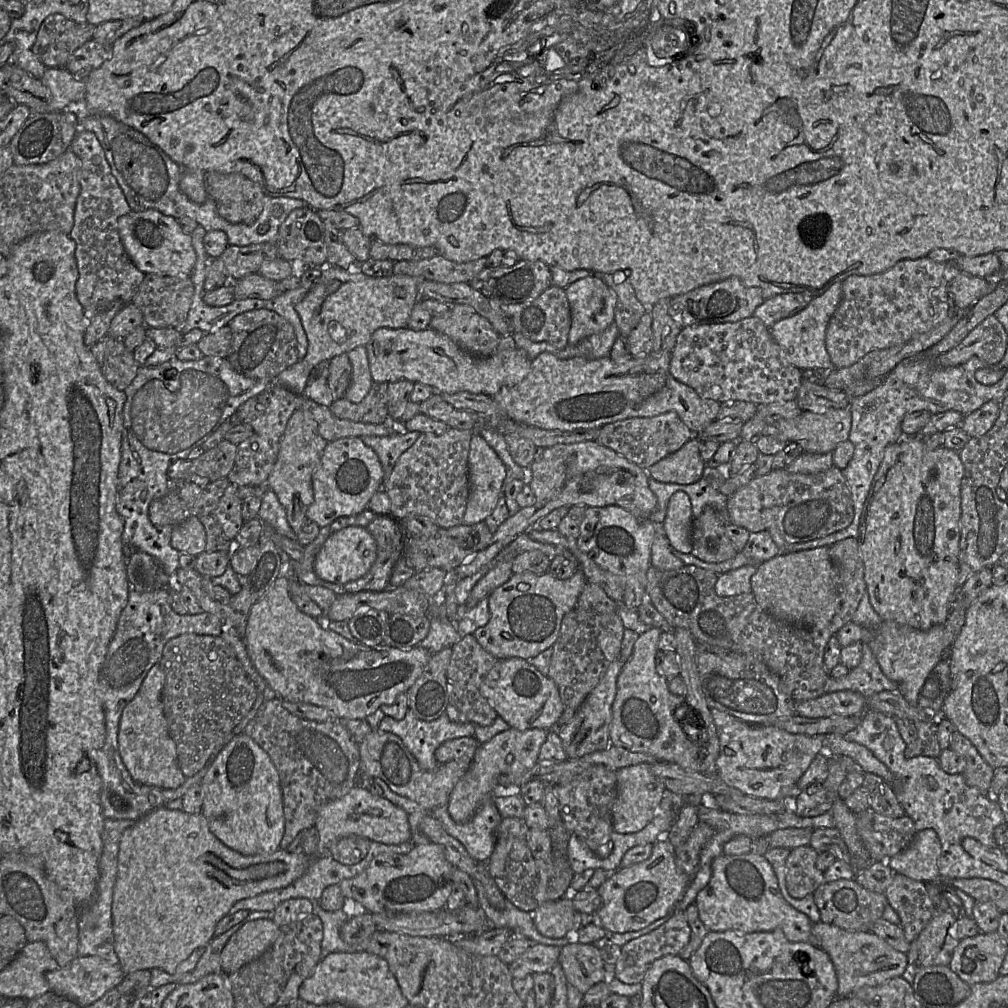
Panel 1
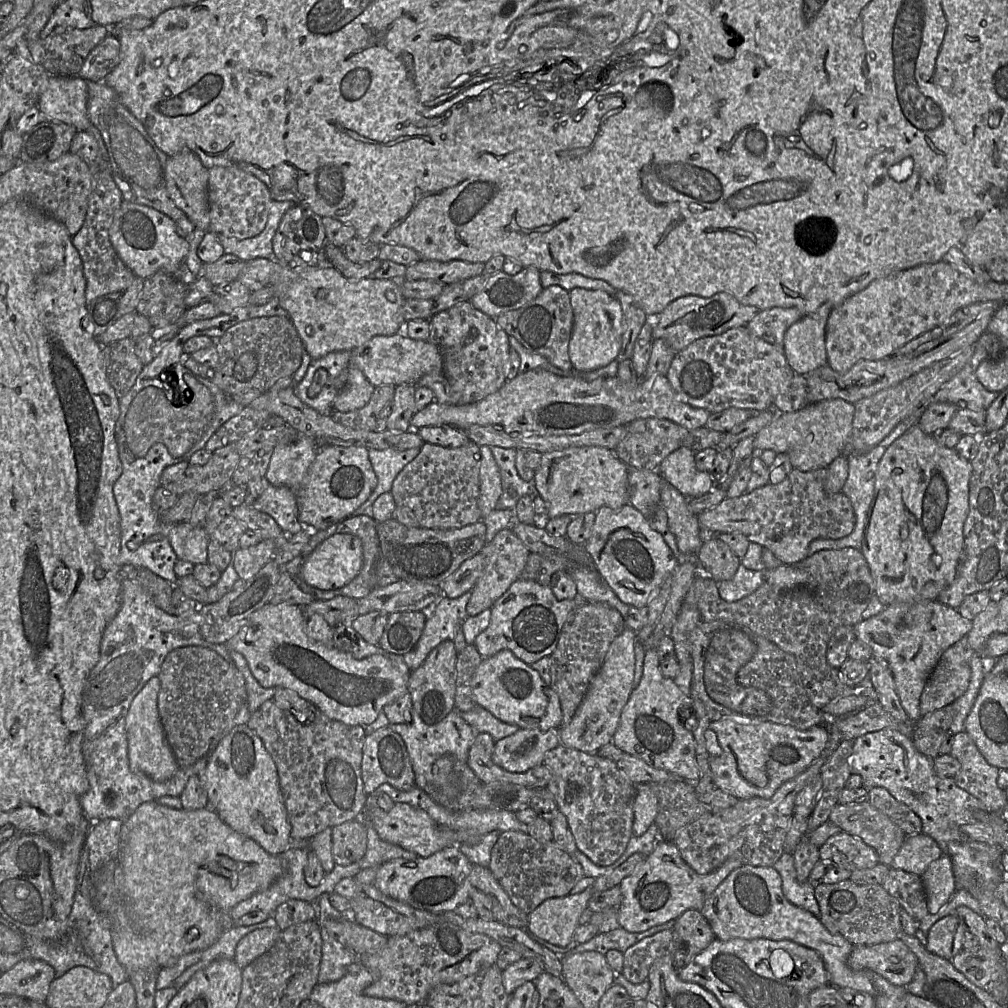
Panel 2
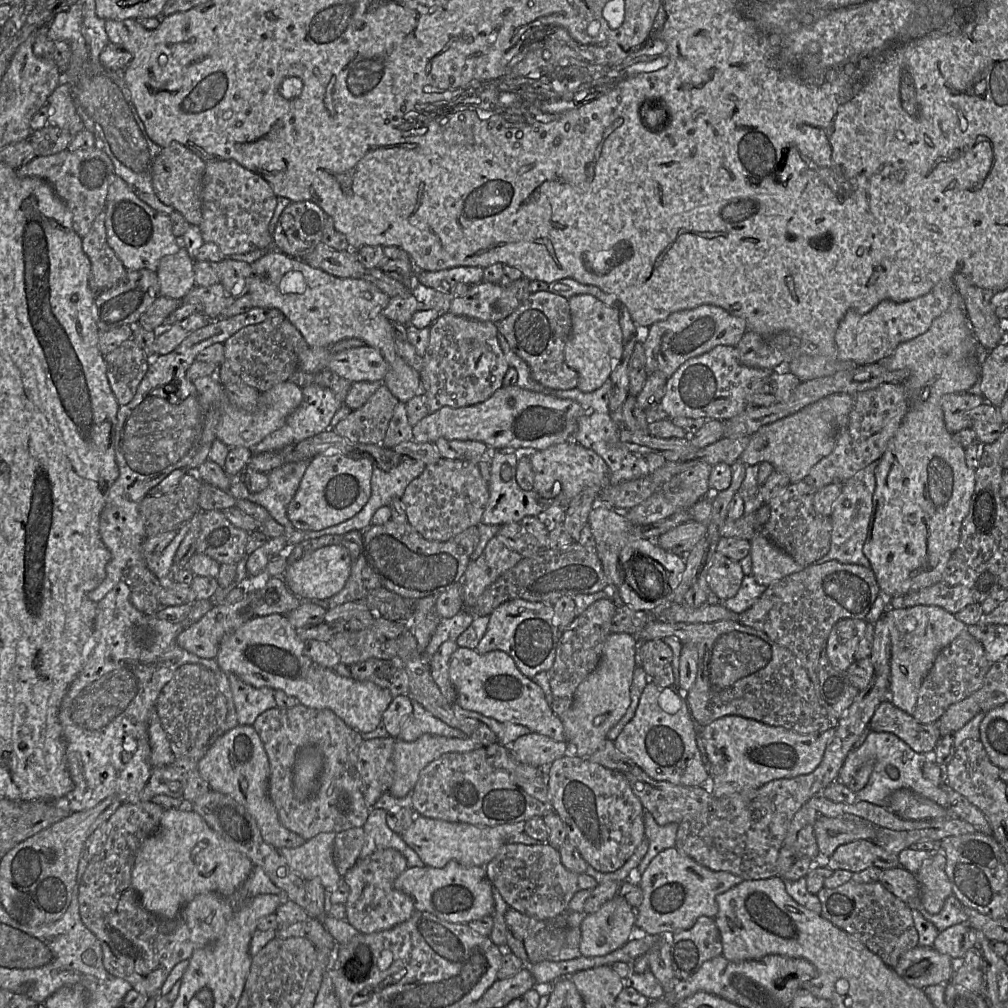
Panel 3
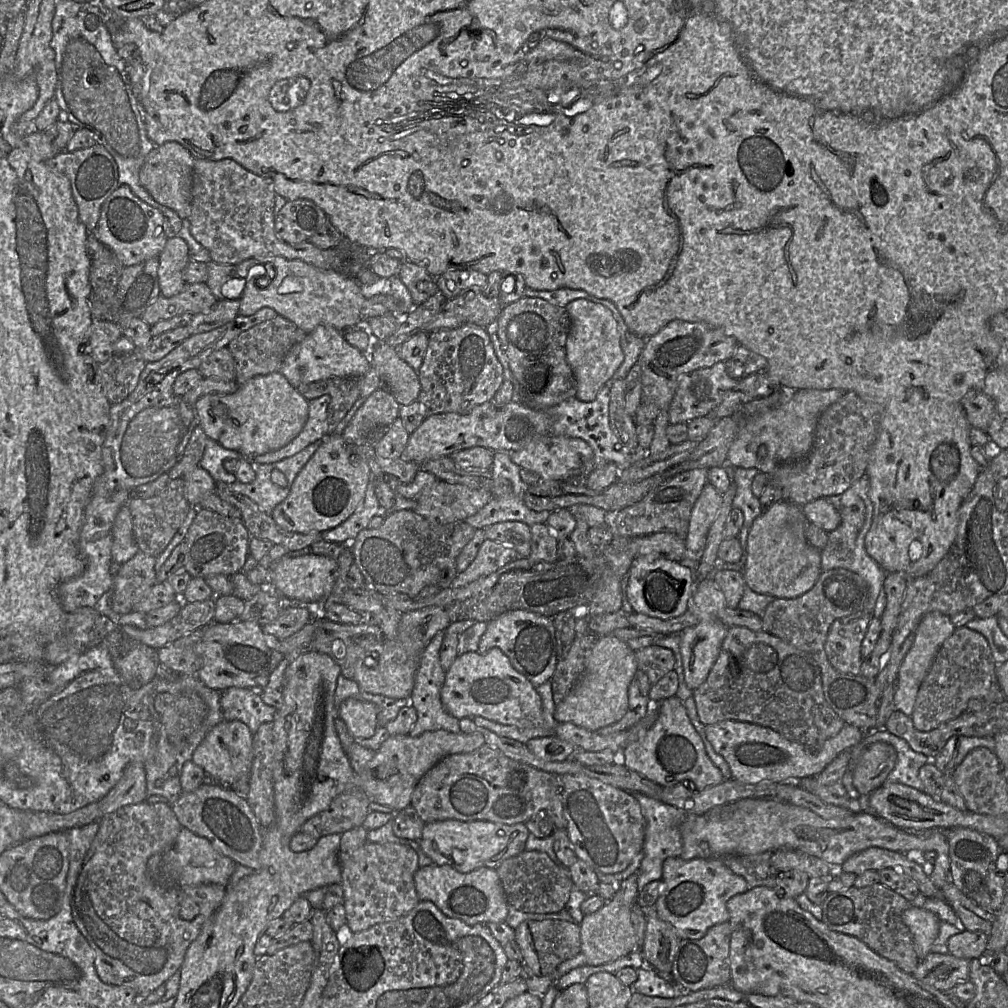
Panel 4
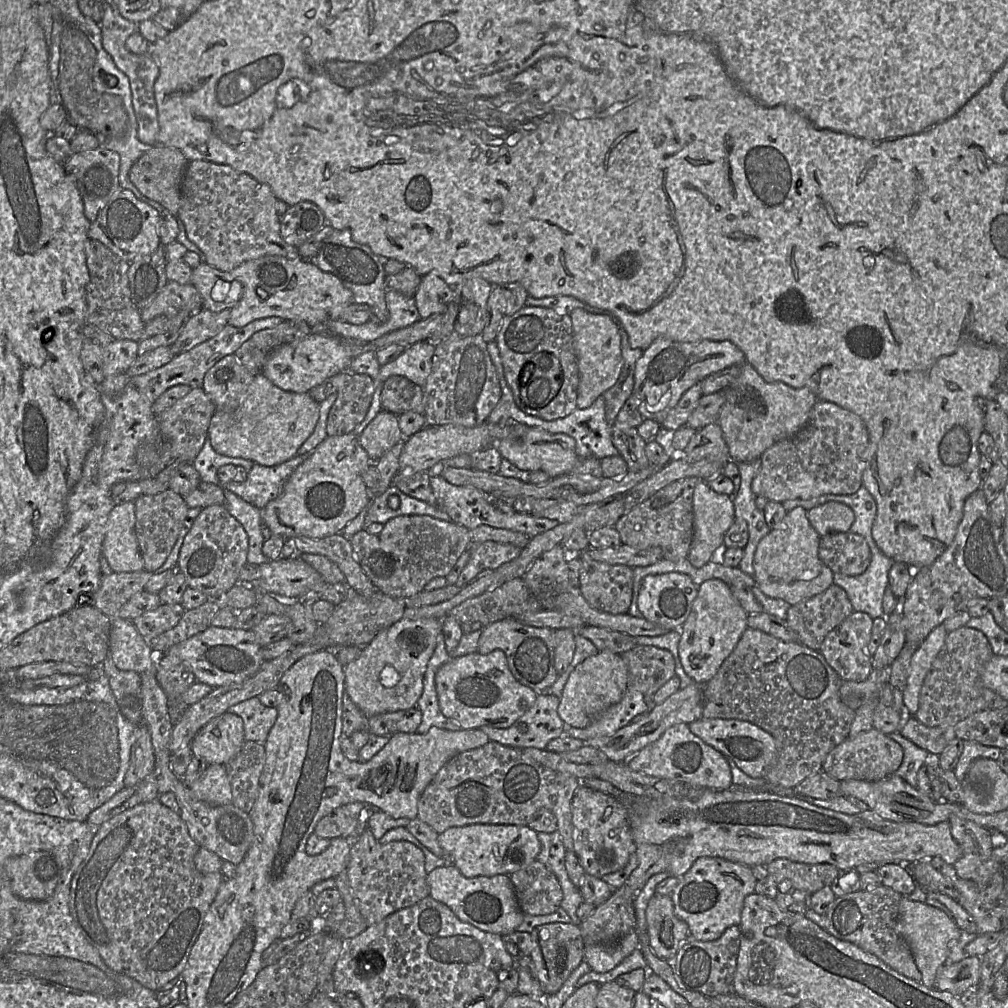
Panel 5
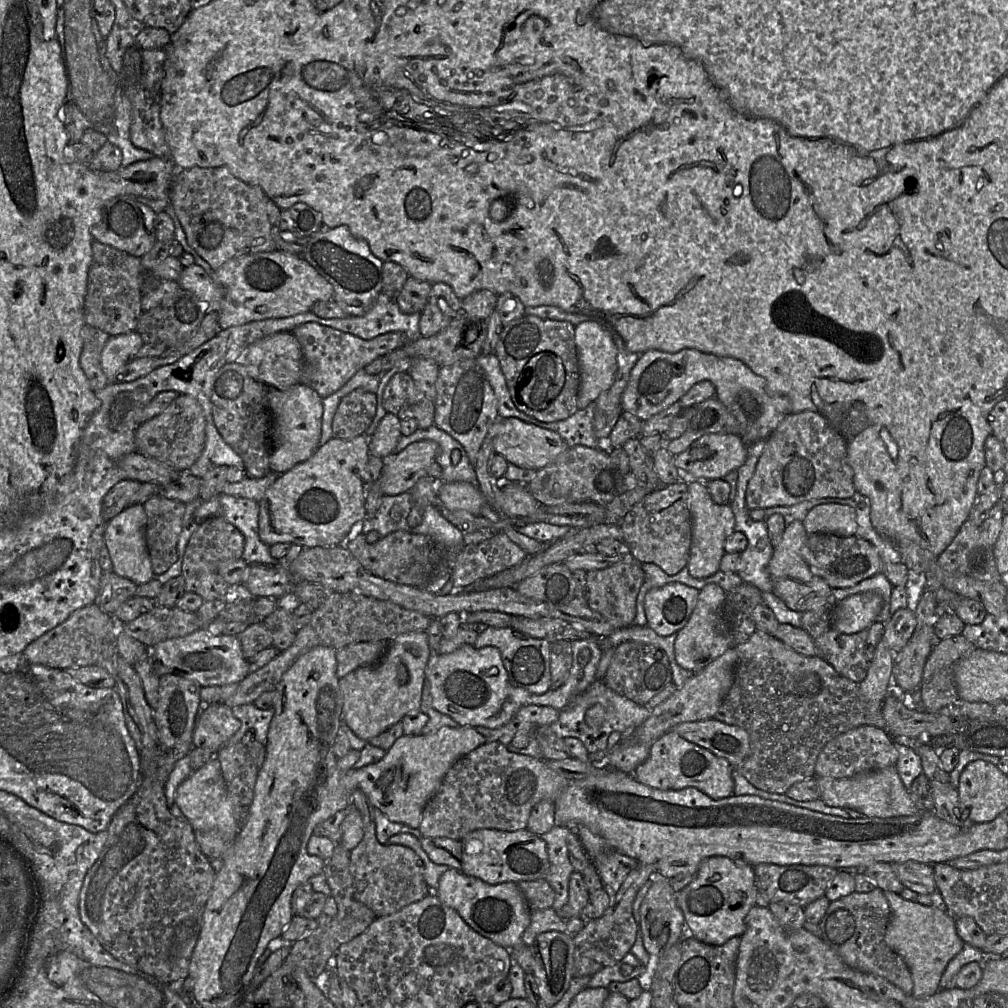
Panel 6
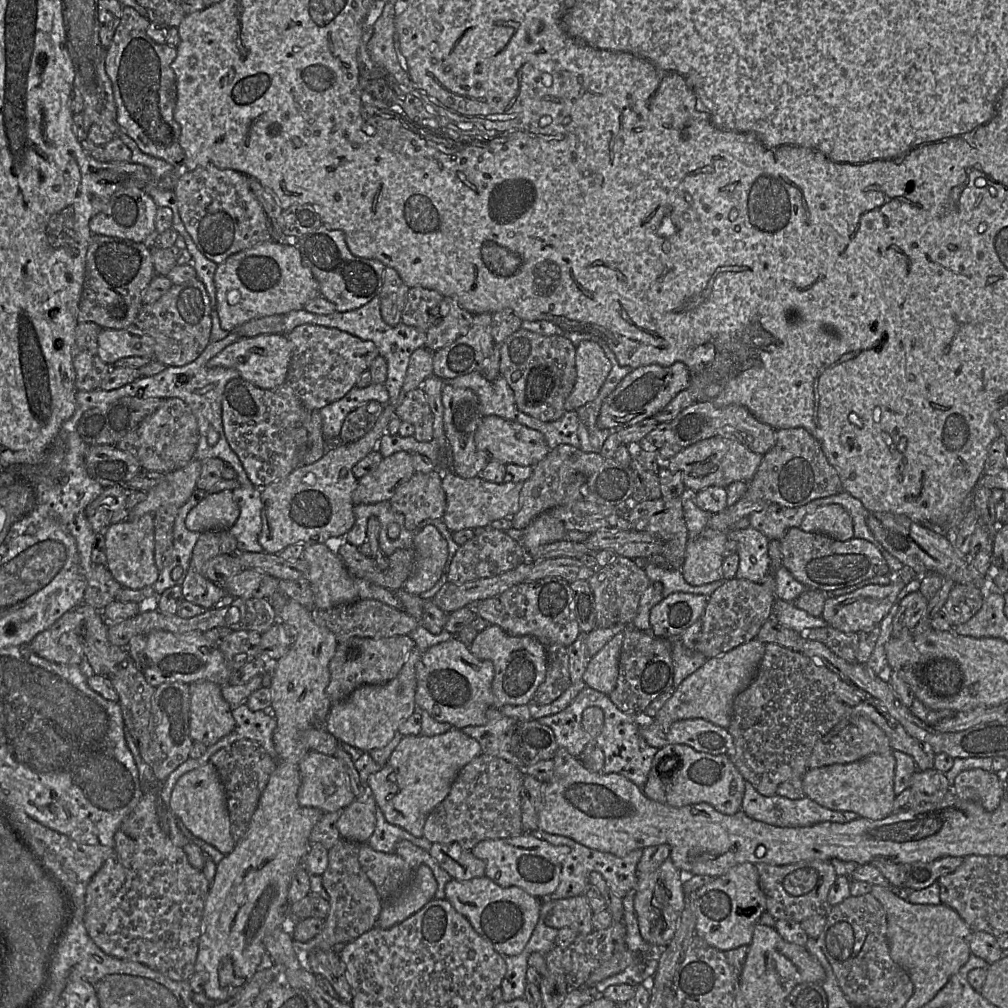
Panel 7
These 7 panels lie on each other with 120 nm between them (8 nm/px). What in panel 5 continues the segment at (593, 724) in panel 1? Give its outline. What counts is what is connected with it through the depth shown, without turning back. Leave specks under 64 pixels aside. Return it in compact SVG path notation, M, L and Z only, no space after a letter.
M598 651L571 672L561 694L558 715L574 728L584 728L611 705L618 703L628 687L628 669L621 655Z

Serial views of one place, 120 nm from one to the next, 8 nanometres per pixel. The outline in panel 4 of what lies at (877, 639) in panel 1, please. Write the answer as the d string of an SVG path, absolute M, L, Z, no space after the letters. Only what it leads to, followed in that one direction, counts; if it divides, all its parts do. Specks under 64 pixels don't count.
M932 611L923 616L915 631L913 644L901 663L895 681L893 699L895 710L907 716L912 715L919 688L931 669L940 647L955 629L950 617L939 611Z

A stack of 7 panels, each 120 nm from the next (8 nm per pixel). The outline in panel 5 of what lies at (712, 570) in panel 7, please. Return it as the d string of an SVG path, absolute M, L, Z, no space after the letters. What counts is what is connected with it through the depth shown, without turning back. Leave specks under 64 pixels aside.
M700 481L693 493L693 539L687 559L696 568L708 563L716 557L723 548L723 539L727 530L735 521L735 511L732 499L712 490L708 483Z

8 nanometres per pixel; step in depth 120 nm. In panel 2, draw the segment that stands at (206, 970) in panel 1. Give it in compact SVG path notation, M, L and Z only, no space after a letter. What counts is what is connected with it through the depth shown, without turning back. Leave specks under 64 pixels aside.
M263 921L250 926L233 926L231 929L223 932L212 946L203 951L201 960L187 968L174 981L173 986L180 990L197 971L207 967L213 961L234 959L236 946L246 934L256 929L271 927L277 927L276 921Z

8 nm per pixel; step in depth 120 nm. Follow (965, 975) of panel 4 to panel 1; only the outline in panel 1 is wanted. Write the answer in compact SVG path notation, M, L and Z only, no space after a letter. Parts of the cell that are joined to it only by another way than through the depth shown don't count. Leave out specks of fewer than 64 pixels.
M819 921L813 924L812 933L819 941L818 947L828 954L834 966L838 982L837 998L848 997L862 987L879 986L902 976L907 967L906 953L894 949L870 931L850 932Z

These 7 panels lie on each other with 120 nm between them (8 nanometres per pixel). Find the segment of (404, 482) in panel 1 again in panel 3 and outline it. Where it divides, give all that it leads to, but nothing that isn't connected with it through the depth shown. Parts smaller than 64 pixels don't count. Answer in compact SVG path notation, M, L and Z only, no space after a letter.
M441 458L435 464L426 465L417 478L406 487L401 501L408 522L426 539L444 542L467 528L481 523L489 500L488 482L480 473L479 465L466 460Z

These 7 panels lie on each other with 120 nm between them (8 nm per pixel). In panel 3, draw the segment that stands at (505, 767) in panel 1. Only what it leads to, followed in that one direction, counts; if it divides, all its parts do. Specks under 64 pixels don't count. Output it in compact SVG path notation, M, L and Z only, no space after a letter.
M535 732L520 736L509 749L517 761L540 767L546 779L552 762L569 753L569 745L566 741L555 741Z

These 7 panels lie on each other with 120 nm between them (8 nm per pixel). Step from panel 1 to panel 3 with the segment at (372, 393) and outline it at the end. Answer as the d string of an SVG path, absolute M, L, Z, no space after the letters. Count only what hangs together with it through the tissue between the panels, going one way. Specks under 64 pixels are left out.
M382 382L366 403L352 410L334 430L352 443L381 444L398 403Z

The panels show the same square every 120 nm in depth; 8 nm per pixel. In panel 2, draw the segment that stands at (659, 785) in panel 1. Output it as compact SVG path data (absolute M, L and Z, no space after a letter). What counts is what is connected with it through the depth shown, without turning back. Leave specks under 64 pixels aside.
M648 783L635 785L635 798L633 804L634 820L632 833L634 836L644 834L654 822L658 812L658 800Z

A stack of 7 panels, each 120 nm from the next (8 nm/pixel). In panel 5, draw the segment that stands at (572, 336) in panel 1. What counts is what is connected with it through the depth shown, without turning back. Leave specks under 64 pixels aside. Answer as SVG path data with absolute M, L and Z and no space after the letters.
M581 308L570 313L573 327L573 348L579 371L577 407L587 409L599 396L615 385L623 368L621 335L618 325L607 314L594 314Z

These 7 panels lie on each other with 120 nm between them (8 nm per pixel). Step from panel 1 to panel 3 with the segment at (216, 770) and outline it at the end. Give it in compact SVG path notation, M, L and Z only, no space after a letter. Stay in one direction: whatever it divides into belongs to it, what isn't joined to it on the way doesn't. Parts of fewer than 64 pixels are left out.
M237 725L219 736L200 759L200 776L213 791L225 794L242 805L255 820L263 840L273 848L296 848L305 839L285 828L268 794L269 761L262 741L252 725Z

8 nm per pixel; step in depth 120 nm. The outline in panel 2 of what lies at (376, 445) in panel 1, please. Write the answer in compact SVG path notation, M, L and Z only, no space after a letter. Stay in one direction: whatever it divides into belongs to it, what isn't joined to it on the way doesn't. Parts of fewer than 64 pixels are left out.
M419 448L397 451L393 449L368 449L369 459L377 476L377 486L368 498L350 517L366 514L372 517L372 506L383 493L390 492L398 473L420 452Z

